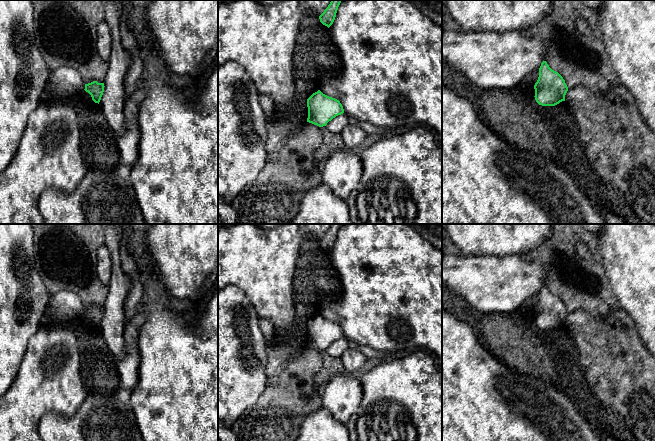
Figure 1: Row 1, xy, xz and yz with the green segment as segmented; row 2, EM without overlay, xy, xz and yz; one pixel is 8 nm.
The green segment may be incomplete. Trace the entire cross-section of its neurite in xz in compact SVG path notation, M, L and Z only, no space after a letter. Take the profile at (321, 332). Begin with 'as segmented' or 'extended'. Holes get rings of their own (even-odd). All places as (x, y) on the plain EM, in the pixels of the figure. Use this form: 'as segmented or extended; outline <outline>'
as segmented; outline M320 314L307 323L307 346L319 351L326 350L329 345L344 337L339 324L323 318Z

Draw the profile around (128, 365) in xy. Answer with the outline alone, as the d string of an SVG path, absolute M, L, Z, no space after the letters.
M124 344L124 354L117 359L120 386L133 390L139 378L140 353L138 345Z

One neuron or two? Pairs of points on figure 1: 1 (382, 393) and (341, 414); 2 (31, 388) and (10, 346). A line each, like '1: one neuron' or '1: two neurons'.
1: two neurons
2: two neurons

